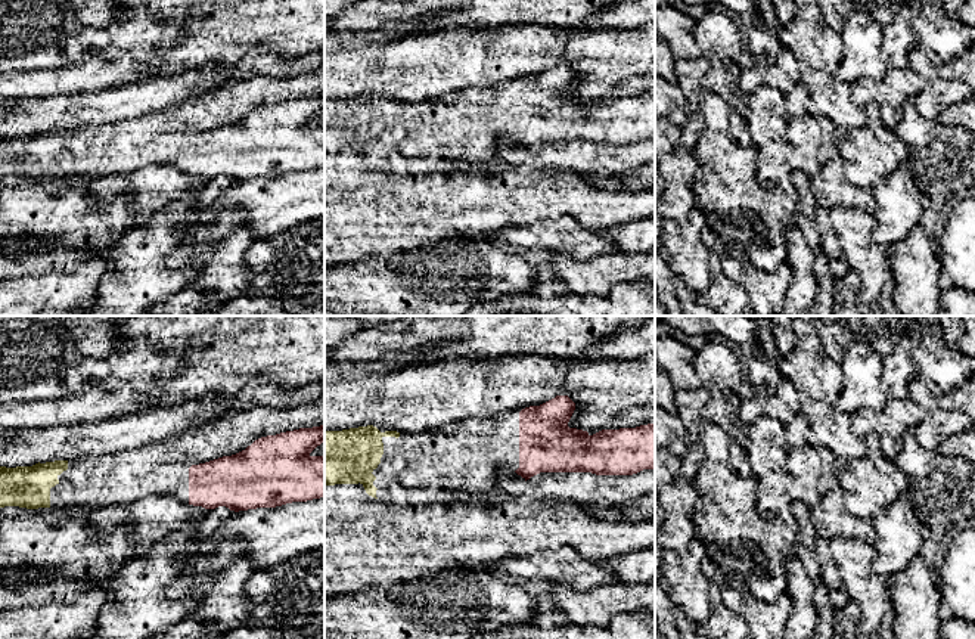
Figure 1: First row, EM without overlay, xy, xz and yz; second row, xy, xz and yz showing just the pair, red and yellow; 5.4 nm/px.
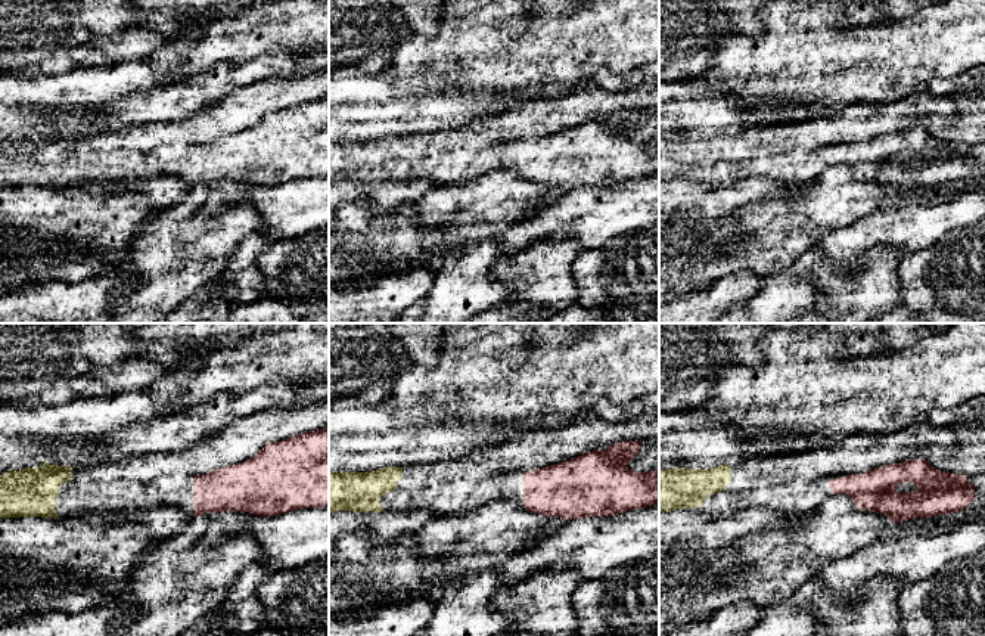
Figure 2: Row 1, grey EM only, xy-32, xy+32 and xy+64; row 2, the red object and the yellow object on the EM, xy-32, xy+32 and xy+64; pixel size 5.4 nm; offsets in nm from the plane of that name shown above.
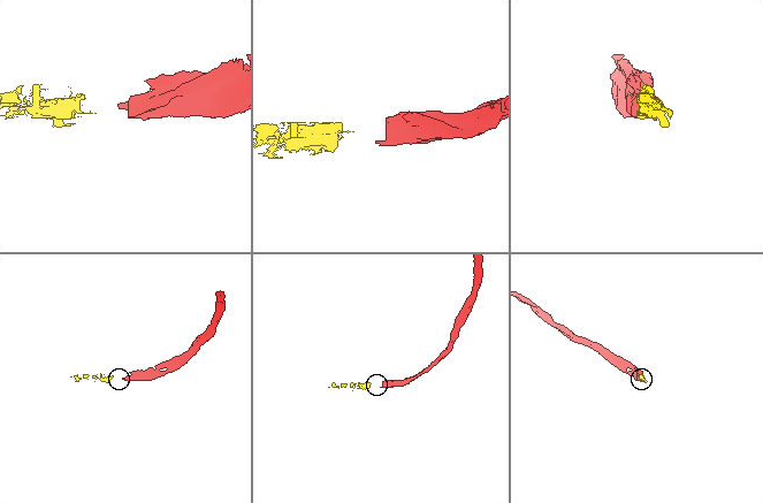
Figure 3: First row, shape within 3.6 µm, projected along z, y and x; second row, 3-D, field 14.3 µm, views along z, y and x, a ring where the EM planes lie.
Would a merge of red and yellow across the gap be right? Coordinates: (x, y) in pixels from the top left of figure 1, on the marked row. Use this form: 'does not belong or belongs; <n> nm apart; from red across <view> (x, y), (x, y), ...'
belongs; 650 nm apart; from red across xz (519, 433), (398, 433)

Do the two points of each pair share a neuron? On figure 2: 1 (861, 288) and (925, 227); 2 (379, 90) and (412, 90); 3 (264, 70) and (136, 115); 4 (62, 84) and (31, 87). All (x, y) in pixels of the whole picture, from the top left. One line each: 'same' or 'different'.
1: different
2: same
3: same
4: same

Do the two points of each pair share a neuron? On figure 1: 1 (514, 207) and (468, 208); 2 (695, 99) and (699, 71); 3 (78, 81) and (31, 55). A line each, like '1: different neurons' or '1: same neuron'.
1: same neuron
2: same neuron
3: different neurons

